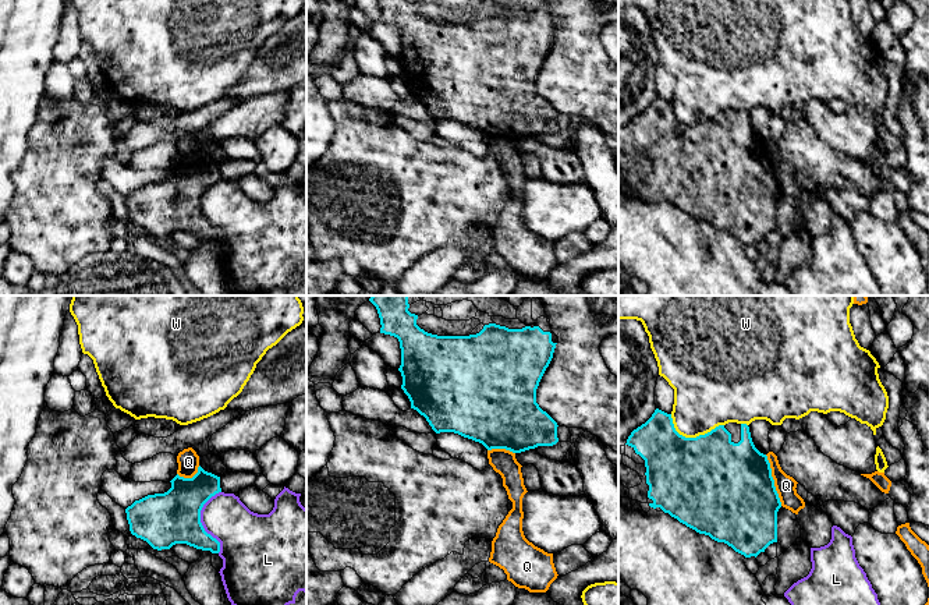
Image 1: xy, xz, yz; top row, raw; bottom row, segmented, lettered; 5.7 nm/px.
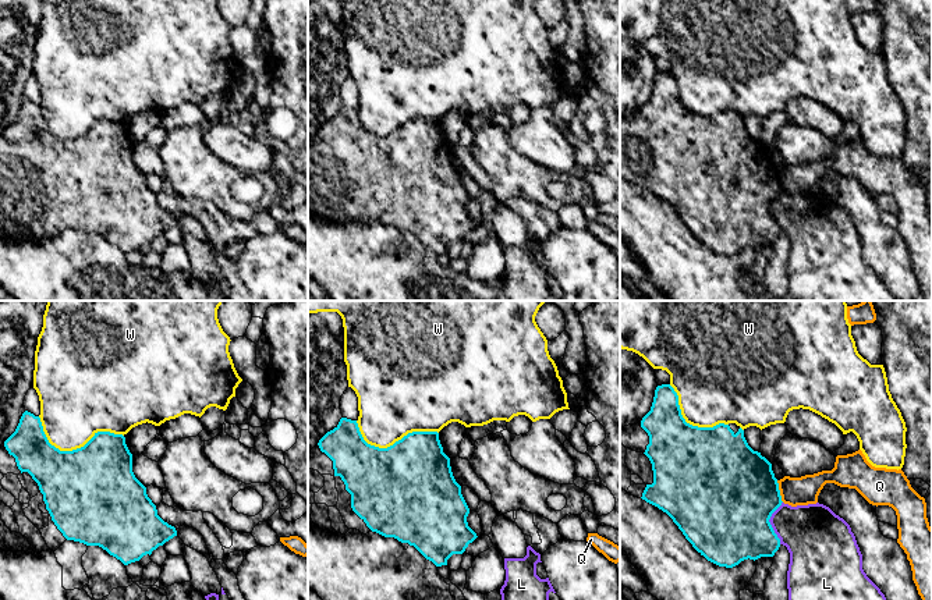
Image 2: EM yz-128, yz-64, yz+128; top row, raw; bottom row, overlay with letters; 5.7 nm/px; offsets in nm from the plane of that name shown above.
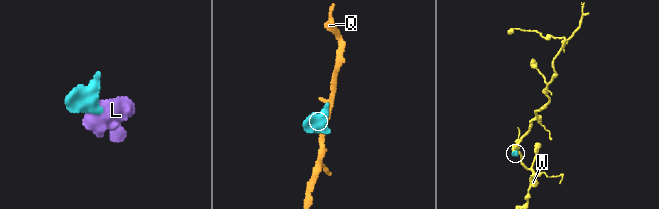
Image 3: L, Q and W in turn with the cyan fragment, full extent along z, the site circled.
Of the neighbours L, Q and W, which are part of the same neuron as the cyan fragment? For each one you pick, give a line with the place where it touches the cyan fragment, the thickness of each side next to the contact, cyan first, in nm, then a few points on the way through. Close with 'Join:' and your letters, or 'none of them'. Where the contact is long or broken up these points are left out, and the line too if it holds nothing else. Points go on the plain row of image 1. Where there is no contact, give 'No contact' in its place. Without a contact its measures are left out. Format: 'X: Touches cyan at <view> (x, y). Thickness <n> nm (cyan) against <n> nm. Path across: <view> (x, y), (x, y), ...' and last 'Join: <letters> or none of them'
Join: none of them

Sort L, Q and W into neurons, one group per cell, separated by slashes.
L / Q / W

